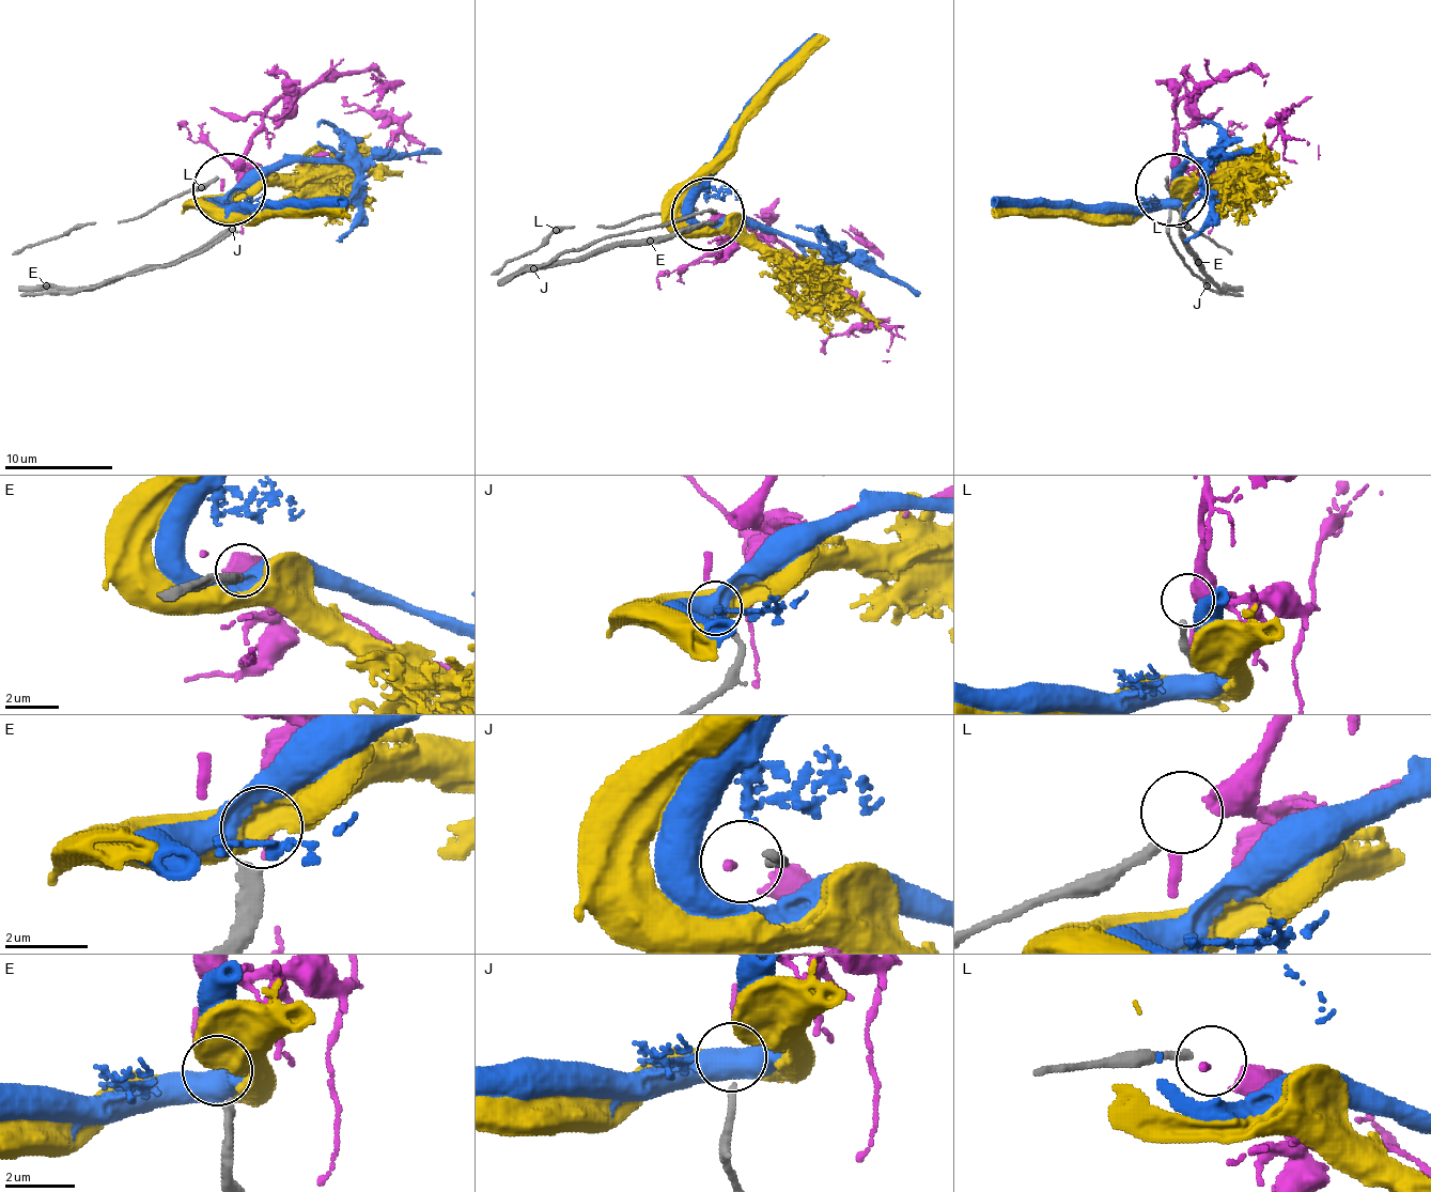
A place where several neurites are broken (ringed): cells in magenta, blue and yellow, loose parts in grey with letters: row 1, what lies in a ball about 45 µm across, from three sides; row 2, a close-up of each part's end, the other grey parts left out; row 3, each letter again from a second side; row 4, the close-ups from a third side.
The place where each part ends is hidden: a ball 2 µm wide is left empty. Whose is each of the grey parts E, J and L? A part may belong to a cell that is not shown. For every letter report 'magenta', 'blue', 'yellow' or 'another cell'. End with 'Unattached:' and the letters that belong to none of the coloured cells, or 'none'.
E: yellow
J: magenta
L: another cell
Unattached: L

